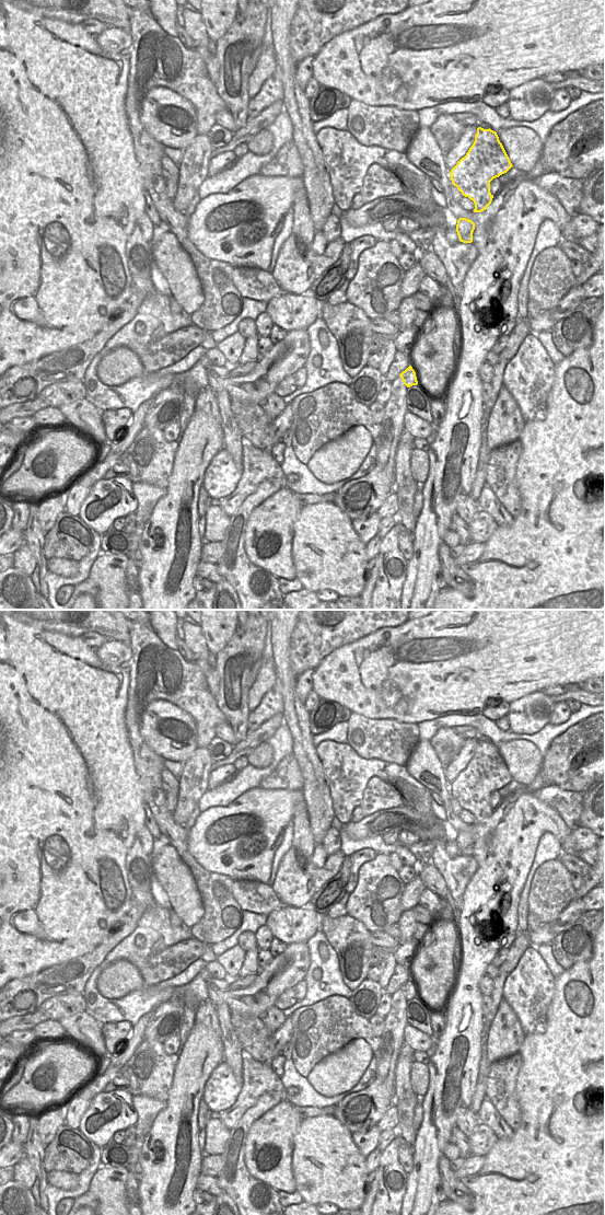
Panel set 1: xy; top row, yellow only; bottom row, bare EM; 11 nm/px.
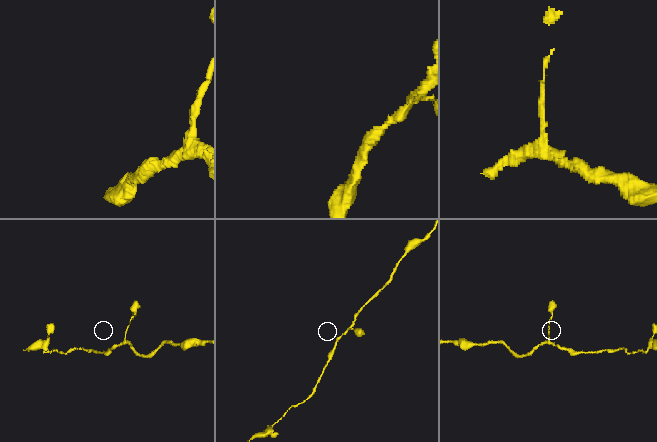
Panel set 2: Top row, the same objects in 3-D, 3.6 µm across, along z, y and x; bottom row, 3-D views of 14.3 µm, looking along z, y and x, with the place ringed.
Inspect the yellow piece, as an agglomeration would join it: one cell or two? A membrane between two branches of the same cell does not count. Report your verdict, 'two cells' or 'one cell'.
one cell

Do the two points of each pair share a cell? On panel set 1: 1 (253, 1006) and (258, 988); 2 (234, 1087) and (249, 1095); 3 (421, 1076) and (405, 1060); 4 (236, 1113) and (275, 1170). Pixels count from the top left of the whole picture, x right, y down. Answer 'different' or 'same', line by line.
1: same
2: different
3: different
4: different

